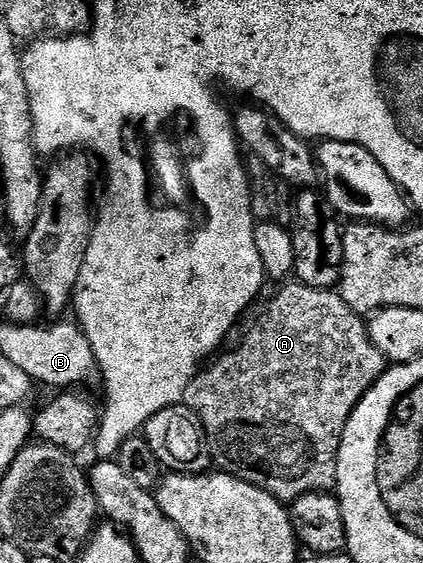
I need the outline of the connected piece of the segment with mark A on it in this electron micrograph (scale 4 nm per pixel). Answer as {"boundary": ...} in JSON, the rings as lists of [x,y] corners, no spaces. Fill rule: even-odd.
{"boundary":[[[298,281],[288,282],[279,288],[281,289],[272,297],[267,312],[256,321],[255,328],[244,337],[239,351],[231,351],[228,355],[220,354],[214,362],[207,365],[212,365],[212,367],[204,366],[199,374],[193,377],[193,381],[187,387],[185,403],[193,413],[197,413],[199,424],[203,427],[203,434],[207,441],[207,449],[211,452],[214,466],[220,472],[236,475],[238,479],[249,485],[257,485],[257,489],[265,489],[265,493],[269,493],[280,503],[290,505],[294,499],[305,493],[330,492],[334,488],[337,477],[337,457],[339,456],[341,437],[345,433],[345,425],[349,421],[353,409],[363,400],[367,390],[383,376],[383,372],[387,370],[389,364],[387,358],[371,344],[366,322],[356,311],[351,311],[349,305],[345,305],[338,290],[313,289]]]}

